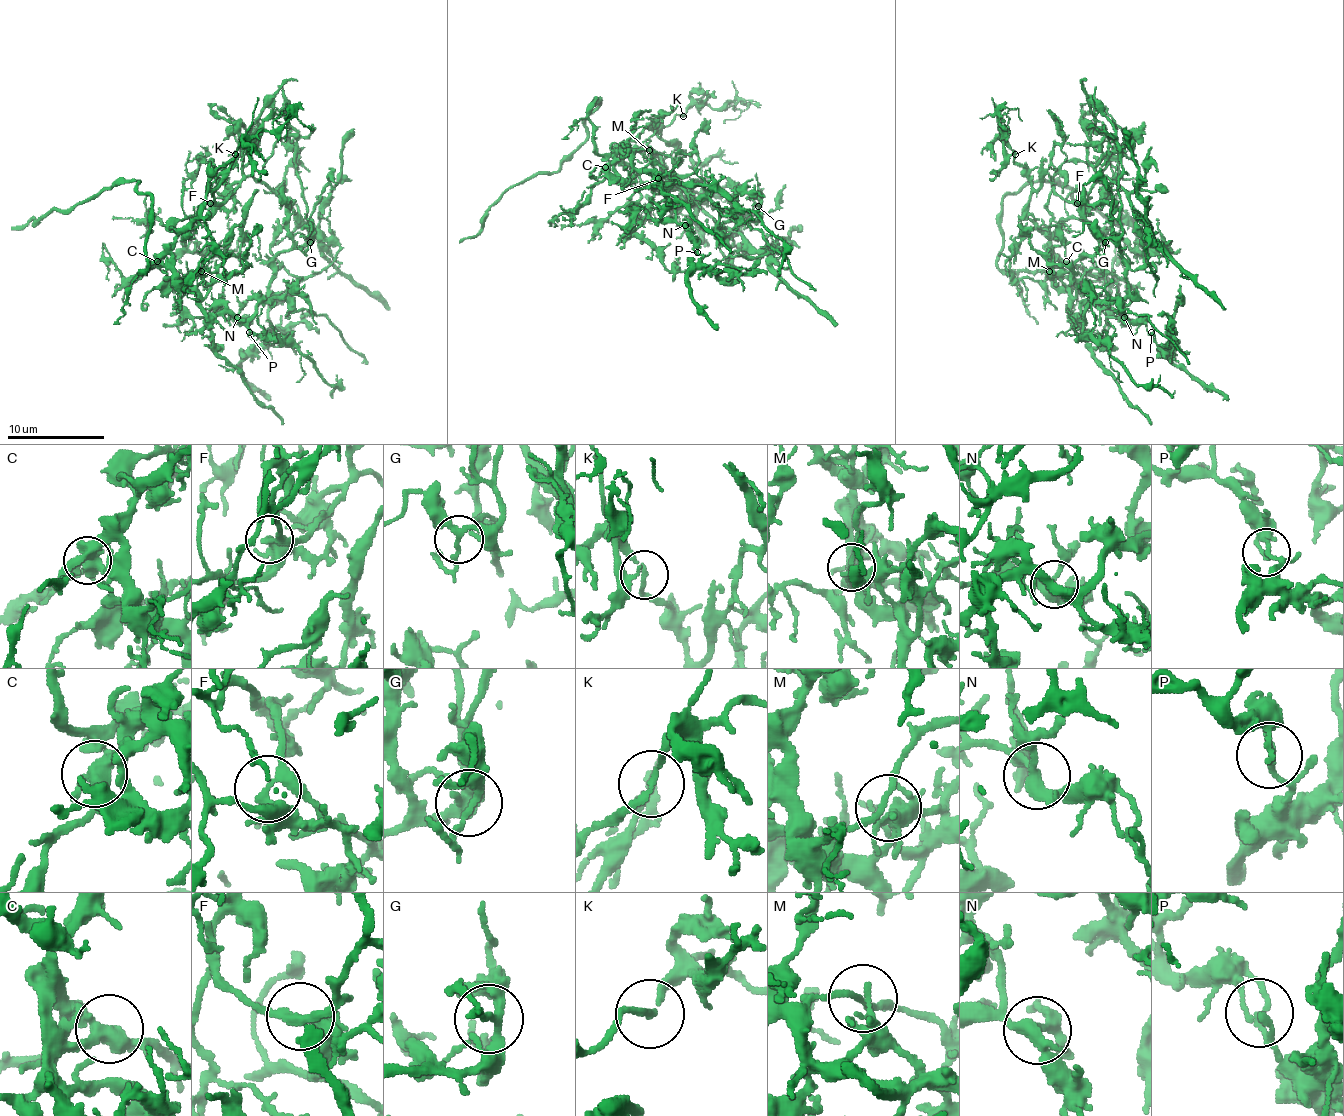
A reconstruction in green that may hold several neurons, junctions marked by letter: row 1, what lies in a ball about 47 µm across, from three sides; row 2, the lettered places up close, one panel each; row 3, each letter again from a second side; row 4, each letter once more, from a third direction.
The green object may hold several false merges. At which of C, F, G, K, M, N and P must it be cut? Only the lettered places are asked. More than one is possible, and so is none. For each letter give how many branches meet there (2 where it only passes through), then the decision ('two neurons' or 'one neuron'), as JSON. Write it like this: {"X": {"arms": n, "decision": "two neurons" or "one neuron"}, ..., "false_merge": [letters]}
{"C": {"arms": 3, "decision": "one neuron"}, "F": {"arms": 3, "decision": "two neurons"}, "G": {"arms": 3, "decision": "one neuron"}, "K": {"arms": 2, "decision": "one neuron"}, "M": {"arms": 2, "decision": "one neuron"}, "N": {"arms": 3, "decision": "one neuron"}, "P": {"arms": 2, "decision": "two neurons"}, "false_merge": ["F", "P"]}

